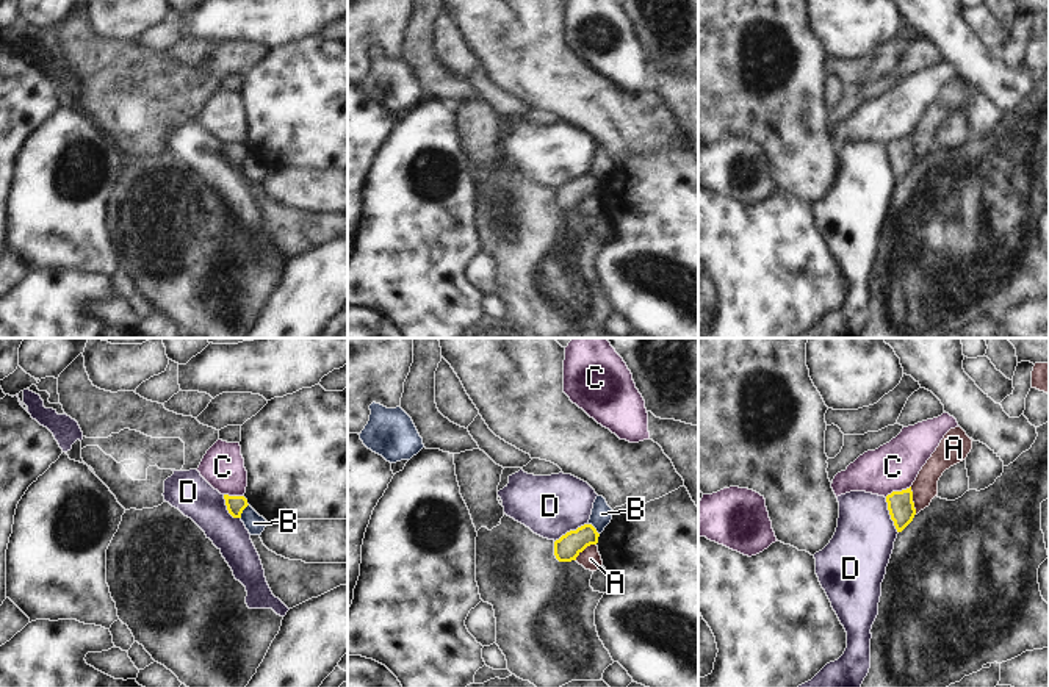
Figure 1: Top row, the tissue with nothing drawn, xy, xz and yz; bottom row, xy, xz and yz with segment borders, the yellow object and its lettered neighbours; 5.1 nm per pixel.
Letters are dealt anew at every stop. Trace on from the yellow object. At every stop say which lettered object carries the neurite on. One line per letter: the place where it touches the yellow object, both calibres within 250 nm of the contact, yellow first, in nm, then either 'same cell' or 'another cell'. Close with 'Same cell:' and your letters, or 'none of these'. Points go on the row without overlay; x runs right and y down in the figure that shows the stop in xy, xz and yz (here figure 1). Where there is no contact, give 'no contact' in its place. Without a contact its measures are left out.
A: yz (912, 151) | 140/130 nm | another cell
B: xy (243, 158) | 100/100 nm | another cell
C: yz (897, 141) | 140/240 nm | another cell
D: yz (890, 163) | 140/320 nm | another cell
Same cell: none of these

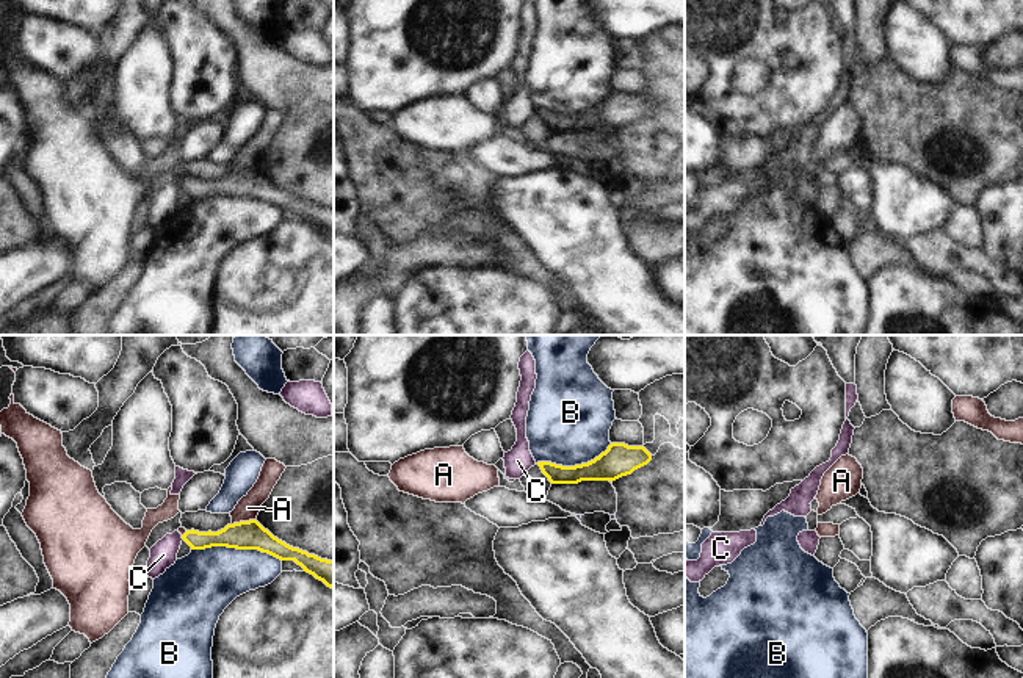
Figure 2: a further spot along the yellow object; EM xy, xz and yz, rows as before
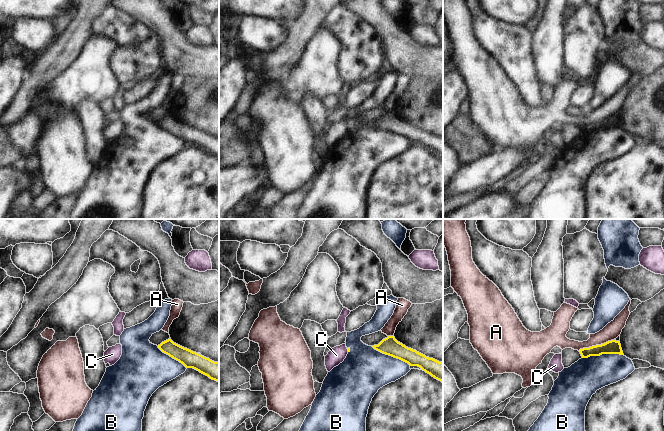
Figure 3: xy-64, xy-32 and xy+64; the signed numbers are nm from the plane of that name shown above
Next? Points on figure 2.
A: xy (243, 171) | 150/120 nm | another cell
B: xy (237, 198) | 150/340 nm | another cell
C: xy (182, 187) | 110/140 nm | another cell
Same cell: none of these

